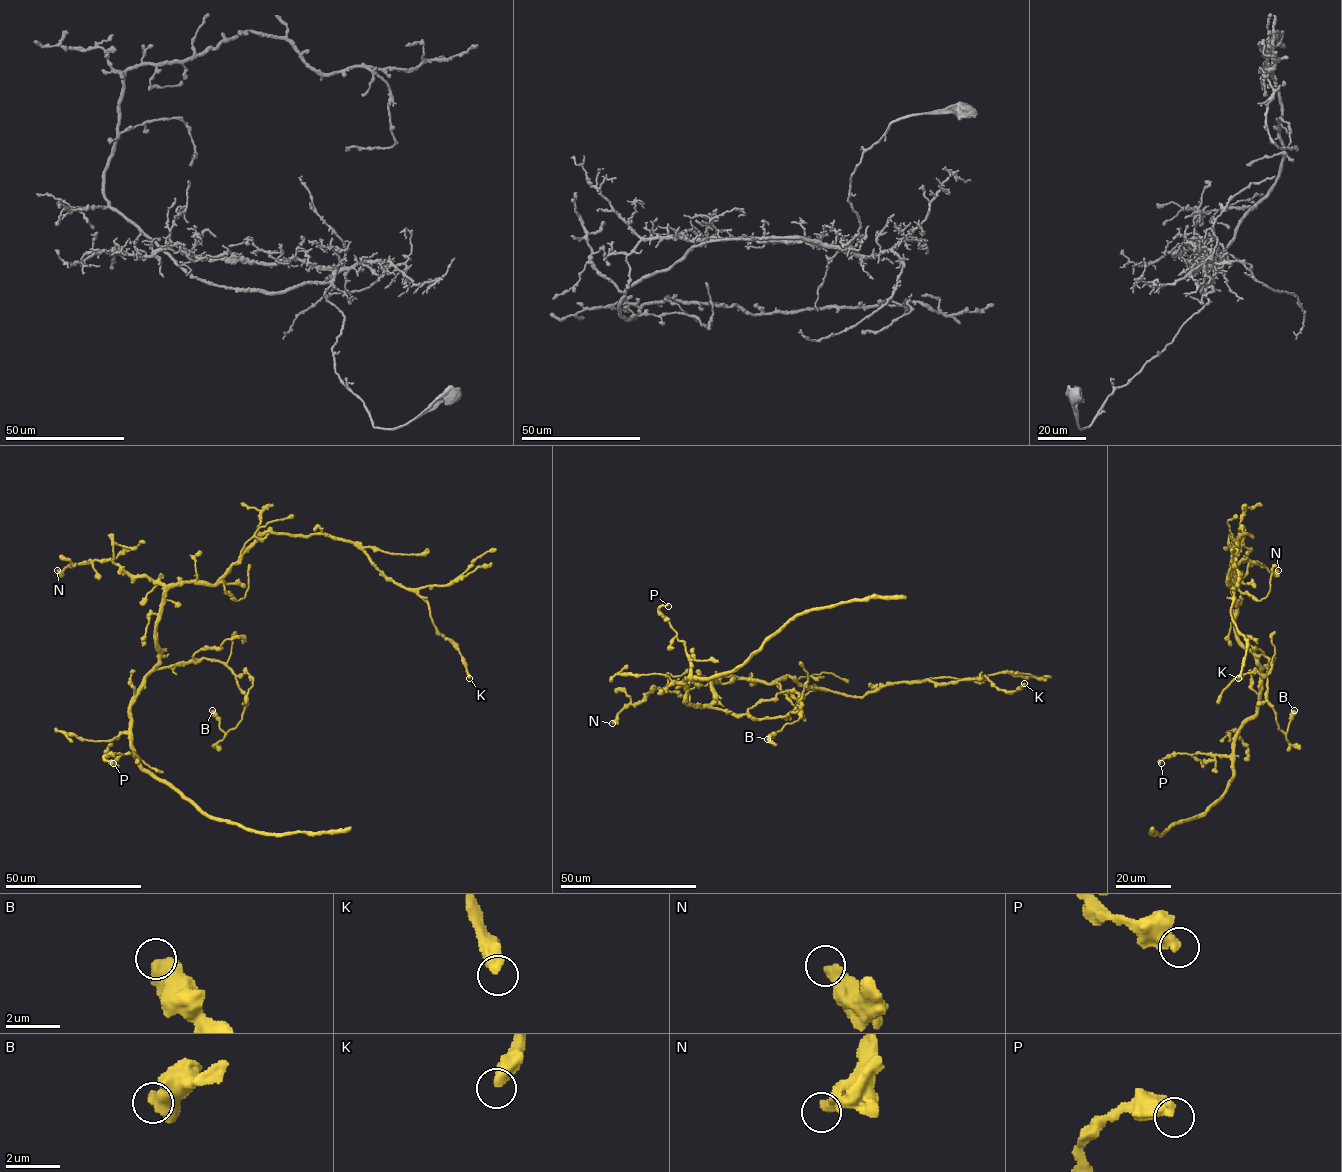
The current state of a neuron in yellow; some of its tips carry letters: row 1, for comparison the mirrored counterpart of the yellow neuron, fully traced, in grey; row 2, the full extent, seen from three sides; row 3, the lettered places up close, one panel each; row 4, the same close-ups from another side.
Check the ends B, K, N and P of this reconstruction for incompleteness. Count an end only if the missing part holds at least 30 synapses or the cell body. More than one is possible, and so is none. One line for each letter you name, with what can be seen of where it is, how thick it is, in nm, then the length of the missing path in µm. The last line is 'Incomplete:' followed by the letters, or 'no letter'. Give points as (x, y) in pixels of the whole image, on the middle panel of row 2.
Incomplete: no letter

